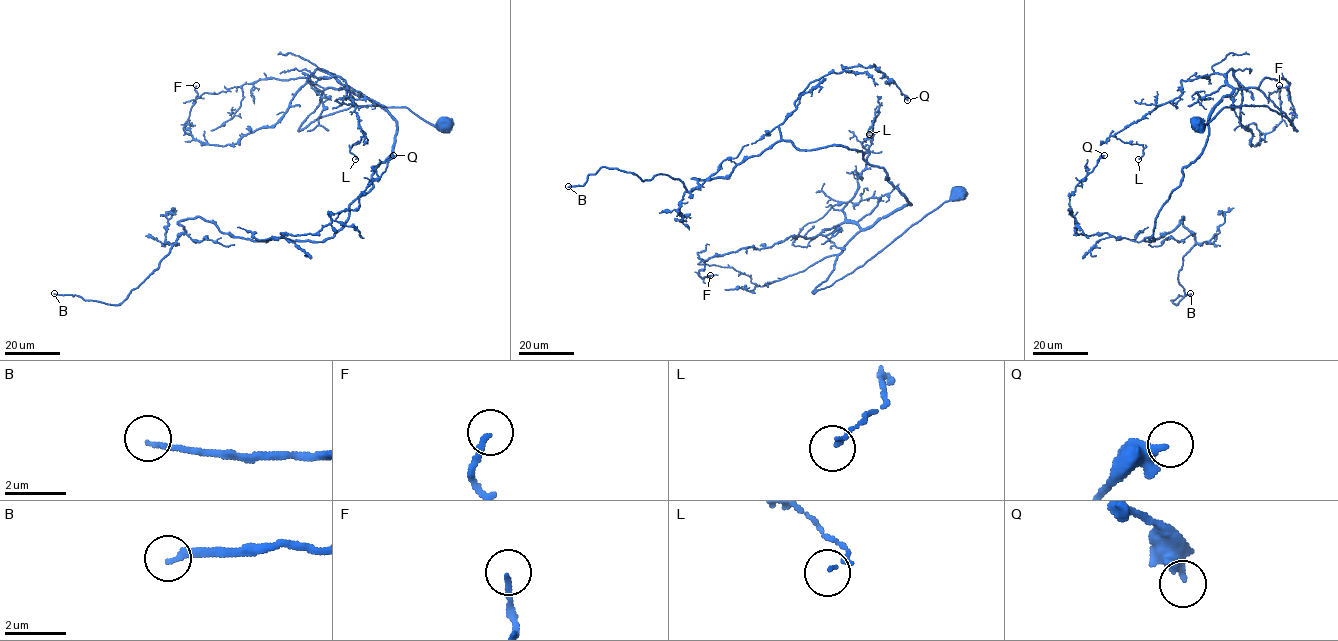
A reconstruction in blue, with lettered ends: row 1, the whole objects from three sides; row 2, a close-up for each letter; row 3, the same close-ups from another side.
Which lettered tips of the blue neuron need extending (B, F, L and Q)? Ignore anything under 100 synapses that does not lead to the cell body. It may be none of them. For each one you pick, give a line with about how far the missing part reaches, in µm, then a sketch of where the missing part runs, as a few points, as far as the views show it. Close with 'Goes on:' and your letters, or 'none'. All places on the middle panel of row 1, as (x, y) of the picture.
B: about 250 µm are missing
Goes on: B

